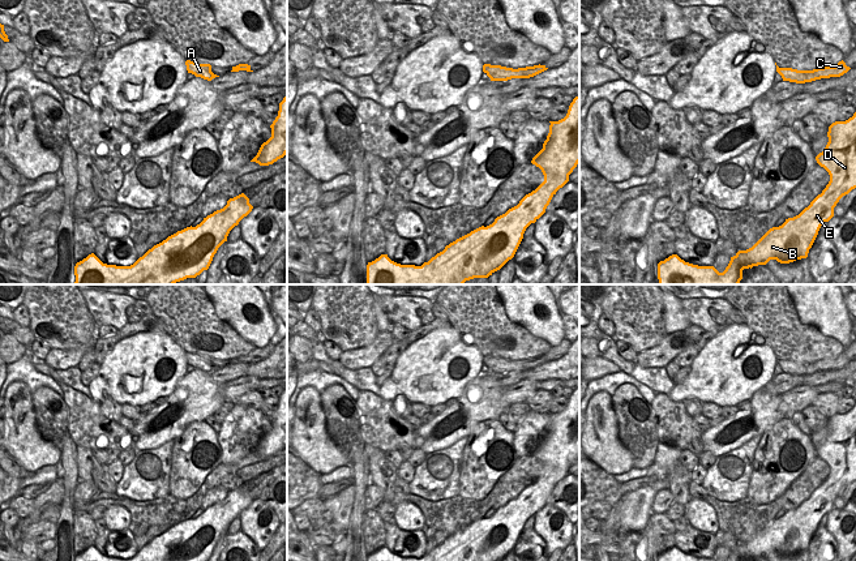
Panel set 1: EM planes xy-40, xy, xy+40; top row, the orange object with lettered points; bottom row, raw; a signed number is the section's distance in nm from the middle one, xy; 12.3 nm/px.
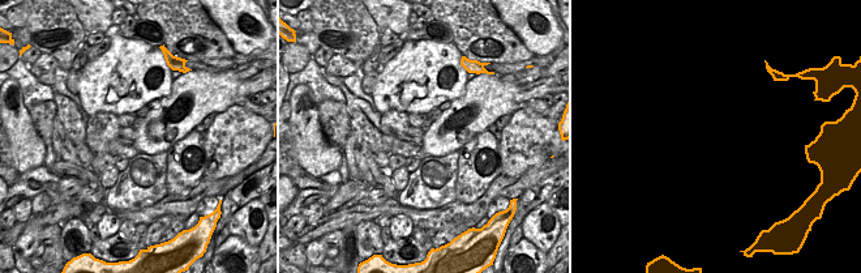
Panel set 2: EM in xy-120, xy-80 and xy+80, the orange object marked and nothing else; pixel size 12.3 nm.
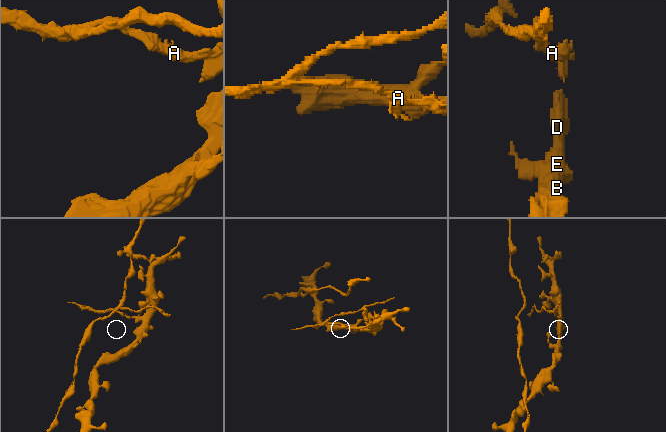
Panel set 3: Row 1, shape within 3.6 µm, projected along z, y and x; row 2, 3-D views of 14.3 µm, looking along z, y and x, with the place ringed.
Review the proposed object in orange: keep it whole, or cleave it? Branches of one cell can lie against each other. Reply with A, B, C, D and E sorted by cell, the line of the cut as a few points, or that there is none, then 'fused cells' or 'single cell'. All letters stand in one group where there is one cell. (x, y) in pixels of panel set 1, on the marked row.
A / B C D E; cut in xy+40 along (801, 71), (807, 81); fused cells

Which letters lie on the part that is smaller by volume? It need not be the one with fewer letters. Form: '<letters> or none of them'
A

